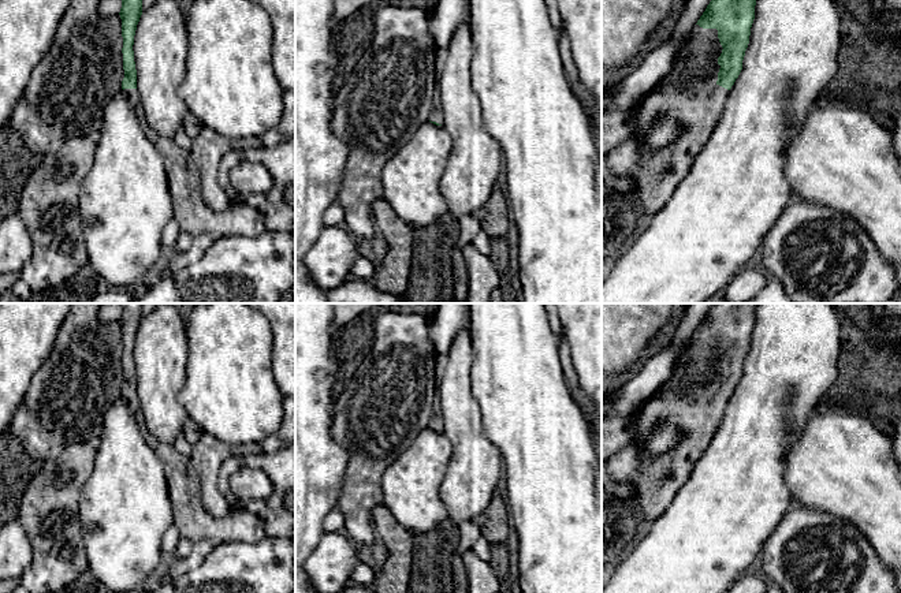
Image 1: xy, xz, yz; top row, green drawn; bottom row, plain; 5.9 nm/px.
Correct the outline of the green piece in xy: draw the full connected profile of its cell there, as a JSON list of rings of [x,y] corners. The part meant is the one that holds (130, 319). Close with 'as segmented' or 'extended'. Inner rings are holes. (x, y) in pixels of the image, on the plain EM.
[[[122,303],[120,314],[123,343],[122,395],[134,411],[141,435],[164,465],[170,501],[172,504],[172,525],[180,538],[196,544],[211,541],[215,547],[224,542],[258,542],[265,537],[261,519],[245,507],[232,507],[227,516],[212,516],[202,504],[198,474],[191,456],[180,454],[172,444],[153,437],[144,422],[137,398],[137,376],[134,368],[134,342],[142,321],[142,303]]]; extended

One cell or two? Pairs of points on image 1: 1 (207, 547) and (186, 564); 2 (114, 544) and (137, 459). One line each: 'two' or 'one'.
1: one
2: one

